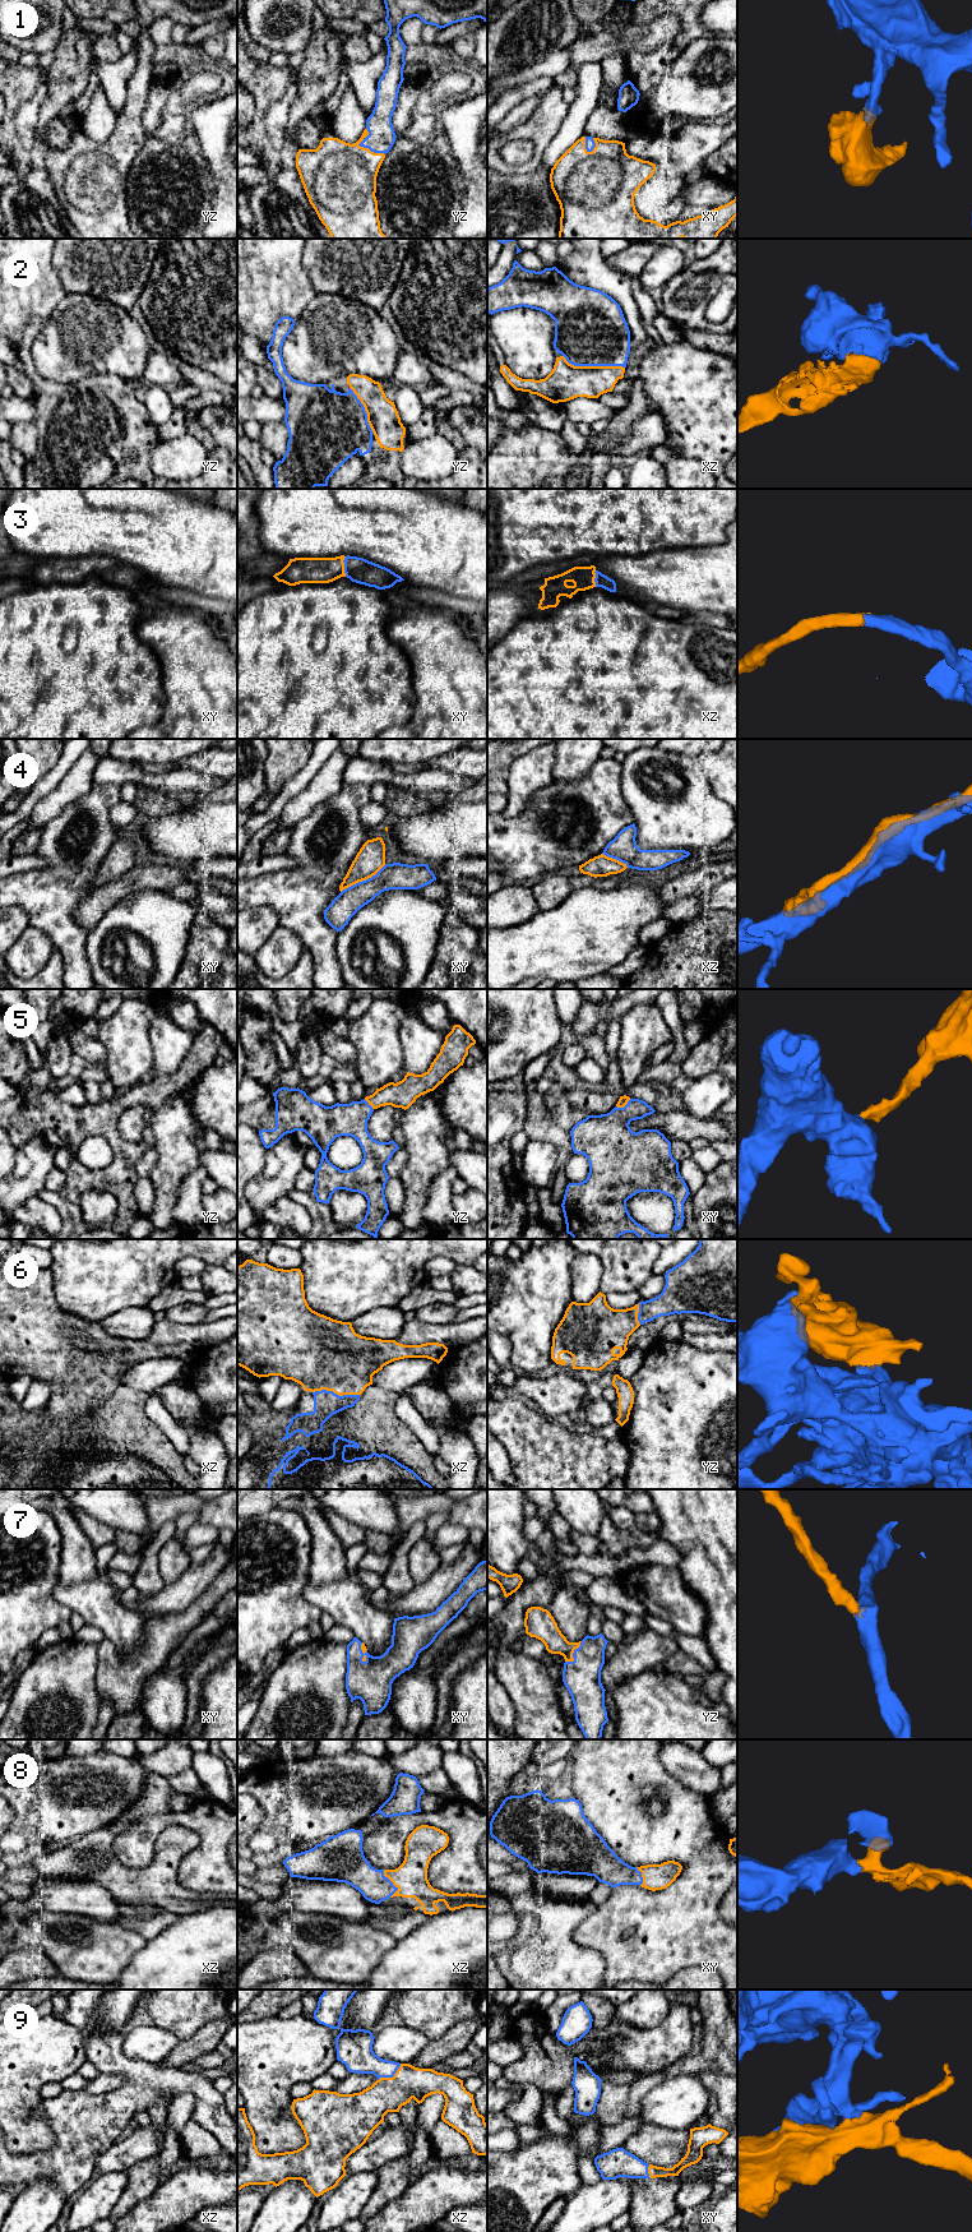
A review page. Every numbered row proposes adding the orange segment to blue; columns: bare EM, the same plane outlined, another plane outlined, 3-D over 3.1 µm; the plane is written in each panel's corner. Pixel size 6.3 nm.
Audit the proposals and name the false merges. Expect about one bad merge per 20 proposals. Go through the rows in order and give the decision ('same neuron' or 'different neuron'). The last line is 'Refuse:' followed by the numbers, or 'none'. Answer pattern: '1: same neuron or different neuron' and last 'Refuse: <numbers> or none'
1: same neuron
2: same neuron
3: same neuron
4: same neuron
5: same neuron
6: same neuron
7: same neuron
8: same neuron
9: same neuron
Refuse: none

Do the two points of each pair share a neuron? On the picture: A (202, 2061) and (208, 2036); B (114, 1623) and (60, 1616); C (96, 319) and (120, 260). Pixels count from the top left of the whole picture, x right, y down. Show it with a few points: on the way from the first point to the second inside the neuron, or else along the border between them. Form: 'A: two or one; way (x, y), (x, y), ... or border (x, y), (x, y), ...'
A: two; border (214, 2050), (195, 2057), (190, 2062)
B: two; border (54, 1585), (52, 1597), (72, 1611)
C: two; border (74, 292), (91, 292), (128, 312)

